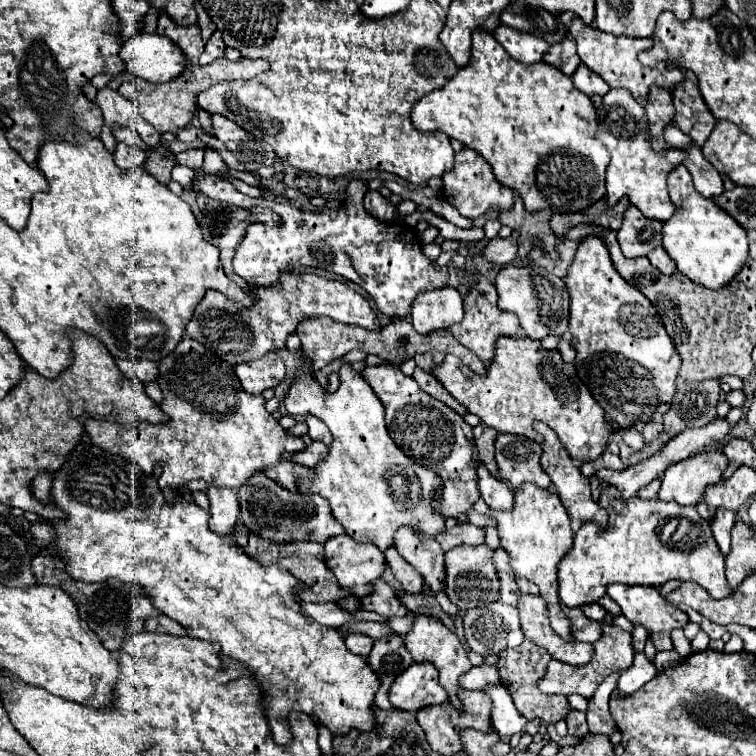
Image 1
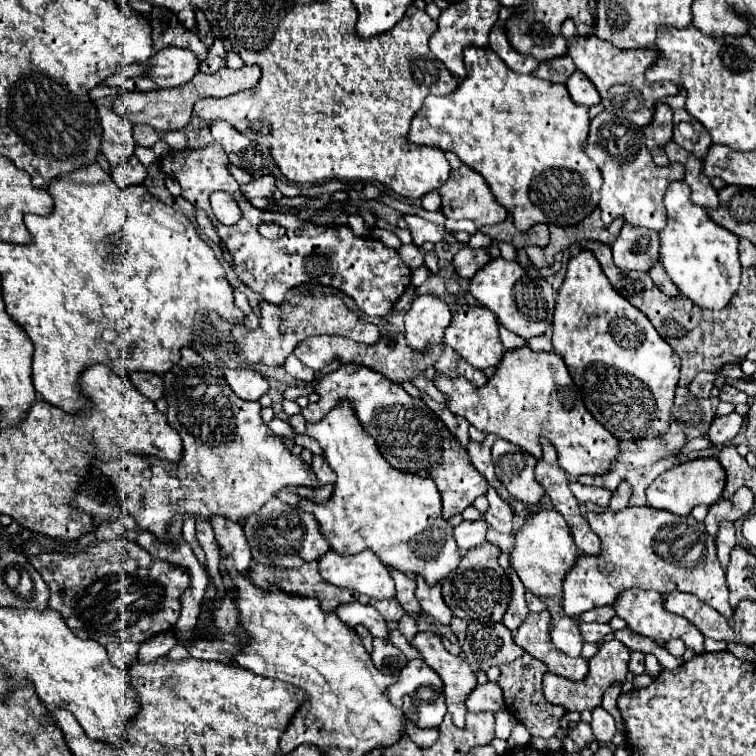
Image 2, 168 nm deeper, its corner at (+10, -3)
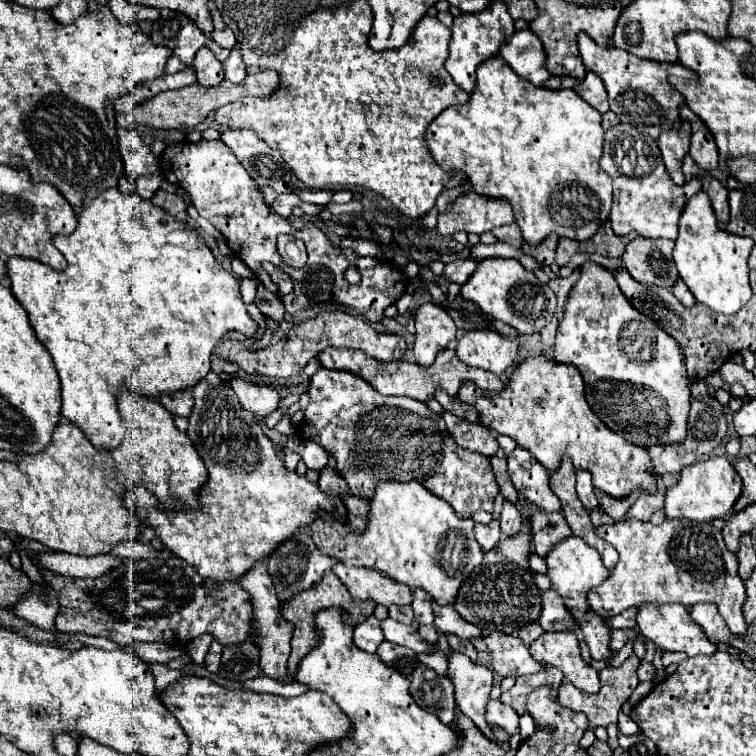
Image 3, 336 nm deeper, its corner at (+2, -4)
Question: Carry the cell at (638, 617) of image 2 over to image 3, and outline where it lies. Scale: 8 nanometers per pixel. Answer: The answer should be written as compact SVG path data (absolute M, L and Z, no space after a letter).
M643 604L637 612L637 626L639 632L653 640L661 650L669 650L669 652L685 652L687 656L711 656L713 652L717 652L715 644L711 640L707 640L707 636L701 632L701 628L697 628L697 624L693 624L693 620L689 620L687 608L683 604Z

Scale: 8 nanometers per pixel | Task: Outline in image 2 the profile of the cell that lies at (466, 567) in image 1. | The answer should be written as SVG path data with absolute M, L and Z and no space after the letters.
M489 541L481 543L479 547L469 549L457 571L453 571L441 585L443 585L443 599L447 607L453 611L455 617L465 619L465 621L475 621L475 619L489 619L489 621L503 621L503 615L509 607L511 601L511 579L507 571L499 565L499 553L501 549Z

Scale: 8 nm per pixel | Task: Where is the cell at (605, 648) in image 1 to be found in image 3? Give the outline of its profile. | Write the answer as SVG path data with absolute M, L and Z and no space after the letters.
M631 654L619 668L603 668L599 672L599 678L601 678L601 690L597 694L585 694L581 692L579 688L575 688L573 684L569 682L563 682L559 686L559 702L575 712L583 712L587 714L591 726L609 726L613 722L617 722L617 712L619 708L623 706L623 702L631 696L631 692L637 688L639 684L639 678L637 678L637 666L639 666L639 658L635 654Z

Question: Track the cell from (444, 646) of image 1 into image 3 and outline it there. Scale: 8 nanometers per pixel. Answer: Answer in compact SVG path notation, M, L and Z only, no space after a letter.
M451 652L447 678L455 686L455 700L459 710L473 720L473 724L485 734L493 736L485 722L485 704L493 688L493 672L485 666L471 662L461 652Z

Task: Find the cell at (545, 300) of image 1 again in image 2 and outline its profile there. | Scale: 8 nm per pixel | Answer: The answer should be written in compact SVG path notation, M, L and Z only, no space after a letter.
M503 257L491 259L469 281L469 293L477 299L479 305L491 309L501 319L503 327L519 337L529 339L535 335L545 335L551 329L555 291L545 279L541 279L537 273L533 275L533 271L525 271L515 261L507 261Z

